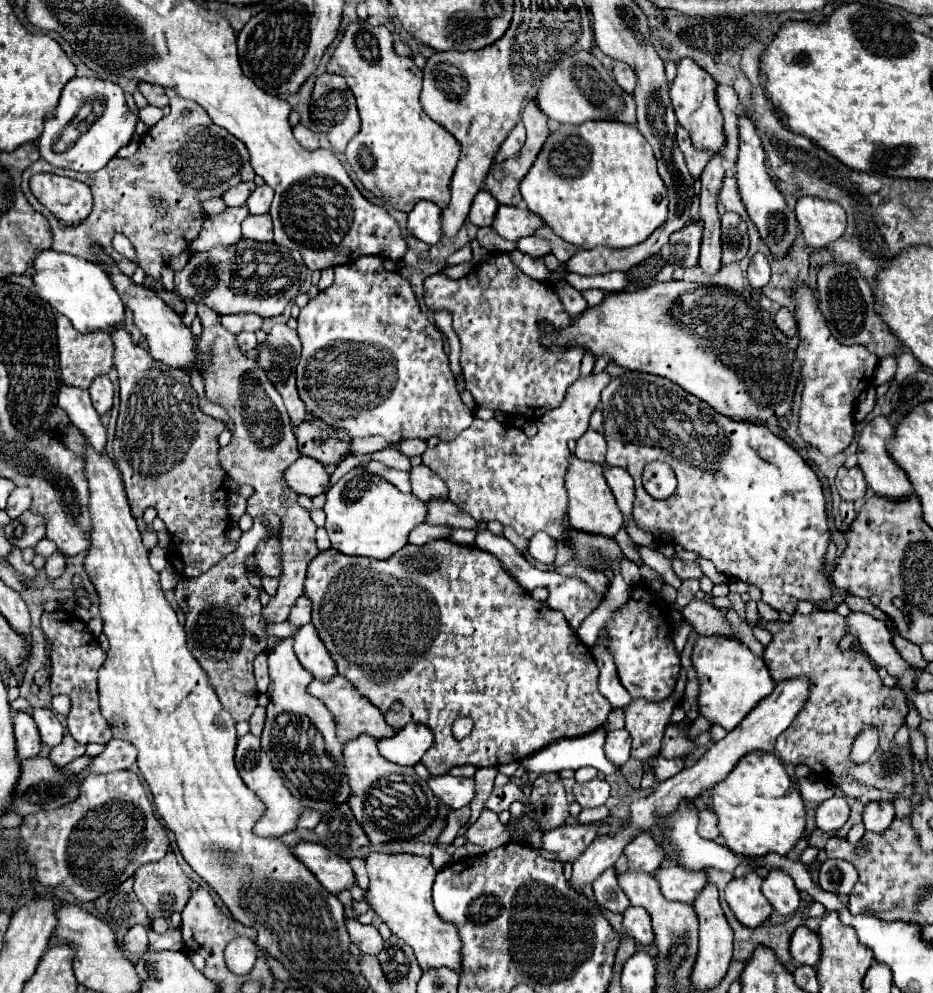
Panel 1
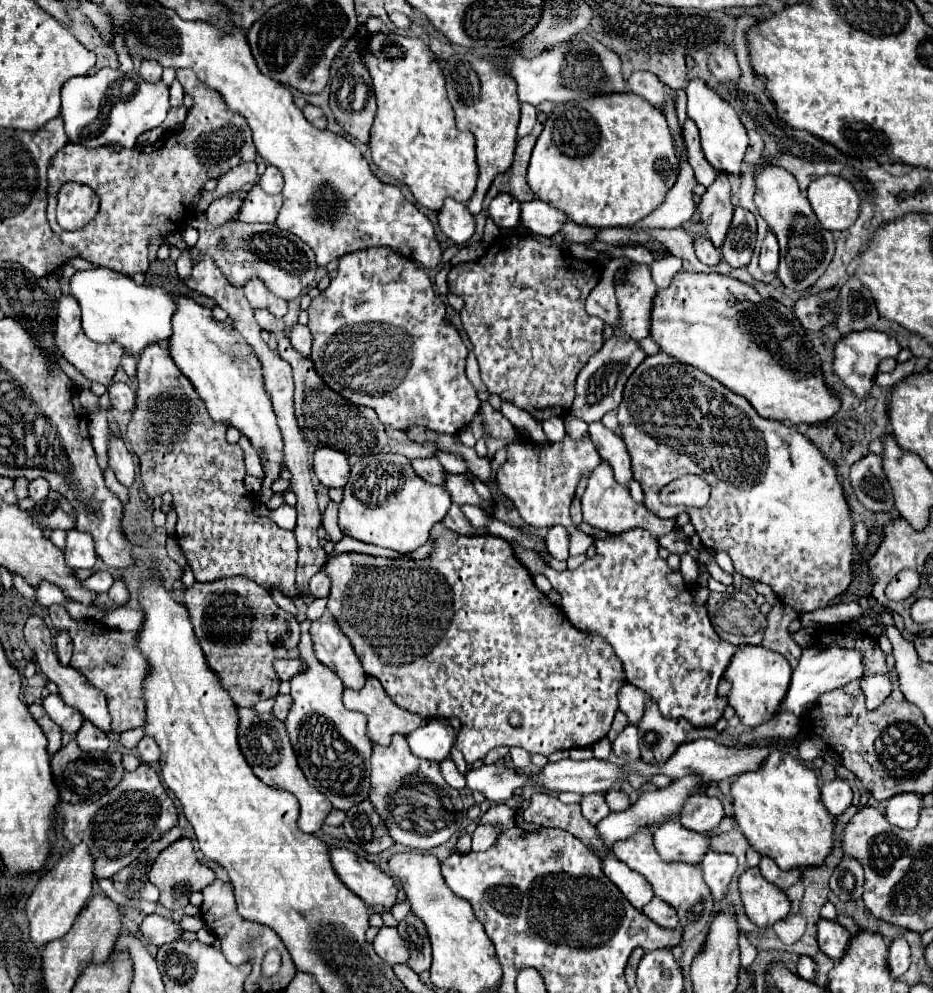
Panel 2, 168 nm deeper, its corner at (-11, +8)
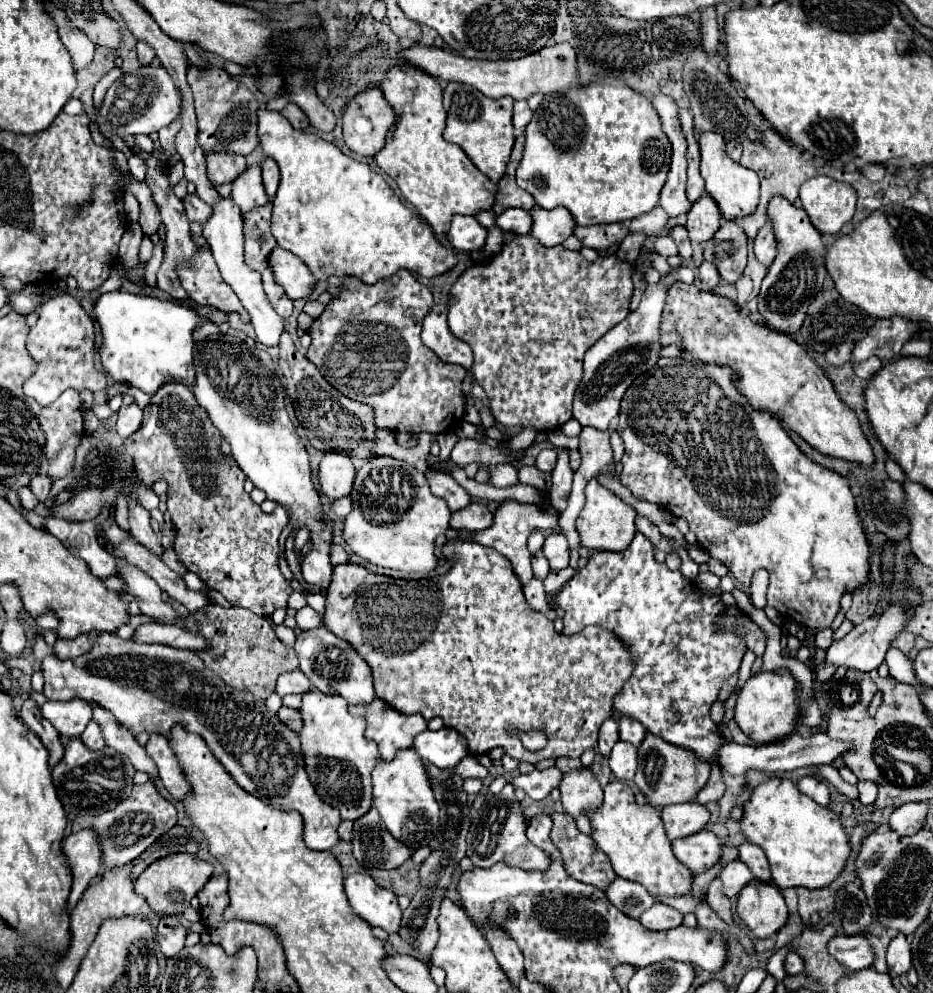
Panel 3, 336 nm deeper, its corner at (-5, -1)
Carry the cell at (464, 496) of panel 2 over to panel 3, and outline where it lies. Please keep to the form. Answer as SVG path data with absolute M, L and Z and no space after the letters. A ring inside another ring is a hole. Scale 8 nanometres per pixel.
M471 503L463 513L453 513L451 515L451 527L453 529L465 529L465 531L483 531L493 525L493 513L481 505L481 503Z

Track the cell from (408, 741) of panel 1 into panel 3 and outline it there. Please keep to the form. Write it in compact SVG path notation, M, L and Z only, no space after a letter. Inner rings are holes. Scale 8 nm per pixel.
M441 727L439 731L427 729L419 733L413 749L419 753L419 757L423 757L423 761L431 761L441 769L451 769L465 755L469 755L467 739L451 727Z

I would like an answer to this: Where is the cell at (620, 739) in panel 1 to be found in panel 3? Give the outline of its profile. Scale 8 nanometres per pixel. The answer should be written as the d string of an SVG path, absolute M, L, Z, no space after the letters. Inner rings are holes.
M617 741L611 755L609 755L611 771L621 781L631 781L637 771L637 749L623 741Z

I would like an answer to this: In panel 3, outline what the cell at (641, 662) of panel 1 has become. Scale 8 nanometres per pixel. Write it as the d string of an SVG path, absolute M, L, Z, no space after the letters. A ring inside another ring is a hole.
M637 533L631 545L621 553L593 551L589 563L561 587L557 599L559 607L565 613L565 635L575 635L587 625L601 625L615 631L635 657L633 677L621 687L621 691L613 699L613 719L637 719L649 733L693 751L697 759L709 765L711 761L717 761L719 749L727 743L727 739L717 731L717 725L711 721L709 709L717 701L723 683L739 671L741 659L747 651L743 637L725 629L717 631L715 627L715 619L723 611L727 611L727 605L721 601L721 597L703 593L695 587L693 581L683 577L681 571L671 571L665 563L657 563L653 557L651 541Z

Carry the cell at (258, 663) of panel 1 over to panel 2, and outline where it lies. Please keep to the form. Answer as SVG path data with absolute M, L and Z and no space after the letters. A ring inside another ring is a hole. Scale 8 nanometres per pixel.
M281 658L281 660L273 662L273 668L275 668L275 674L277 674L279 680L289 680L301 670L301 660L297 660L297 658Z

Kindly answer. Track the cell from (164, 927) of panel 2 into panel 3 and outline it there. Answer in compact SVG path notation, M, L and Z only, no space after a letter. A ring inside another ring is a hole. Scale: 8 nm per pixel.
M165 915L159 921L157 941L165 957L177 955L185 945L185 937L187 937L187 925L183 925L179 915Z

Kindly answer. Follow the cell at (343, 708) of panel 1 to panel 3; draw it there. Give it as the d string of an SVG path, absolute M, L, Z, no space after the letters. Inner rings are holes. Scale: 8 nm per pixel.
M381 699L371 705L351 707L351 713L365 717L365 737L377 743L383 761L391 761L401 749L411 749L415 737L427 729L423 715L403 715Z

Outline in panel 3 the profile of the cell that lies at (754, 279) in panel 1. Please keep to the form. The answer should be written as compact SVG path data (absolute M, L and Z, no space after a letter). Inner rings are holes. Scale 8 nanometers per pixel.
M767 223L759 235L755 237L753 241L753 249L755 249L755 257L765 265L769 267L771 261L775 259L775 253L777 253L777 239L775 239L775 231L771 229L771 223Z

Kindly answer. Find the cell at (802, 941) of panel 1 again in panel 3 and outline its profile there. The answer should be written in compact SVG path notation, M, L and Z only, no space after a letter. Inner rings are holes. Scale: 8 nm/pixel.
M837 935L829 943L829 953L841 961L851 973L859 969L867 969L875 961L875 953L871 943L863 935L847 937L847 935Z

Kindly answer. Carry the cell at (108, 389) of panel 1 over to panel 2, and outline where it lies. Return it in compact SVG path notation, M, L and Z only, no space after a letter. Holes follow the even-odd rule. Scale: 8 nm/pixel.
M123 382L111 384L111 386L107 388L107 394L109 394L111 406L113 406L115 410L125 412L125 410L129 410L129 408L135 406L135 390L129 388L129 386L123 384Z

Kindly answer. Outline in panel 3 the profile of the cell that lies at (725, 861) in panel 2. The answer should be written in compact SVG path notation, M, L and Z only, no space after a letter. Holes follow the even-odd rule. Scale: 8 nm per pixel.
M733 861L721 871L721 883L727 897L737 897L739 889L743 889L753 879L755 877L747 869L747 865L743 865L743 861Z

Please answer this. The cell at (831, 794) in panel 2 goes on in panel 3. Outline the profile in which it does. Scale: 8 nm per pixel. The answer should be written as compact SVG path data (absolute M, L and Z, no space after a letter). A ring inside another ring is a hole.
M801 777L797 781L797 787L803 795L811 797L815 803L827 807L829 801L831 801L831 793L829 793L829 787L823 783L823 781L817 781L815 777Z

